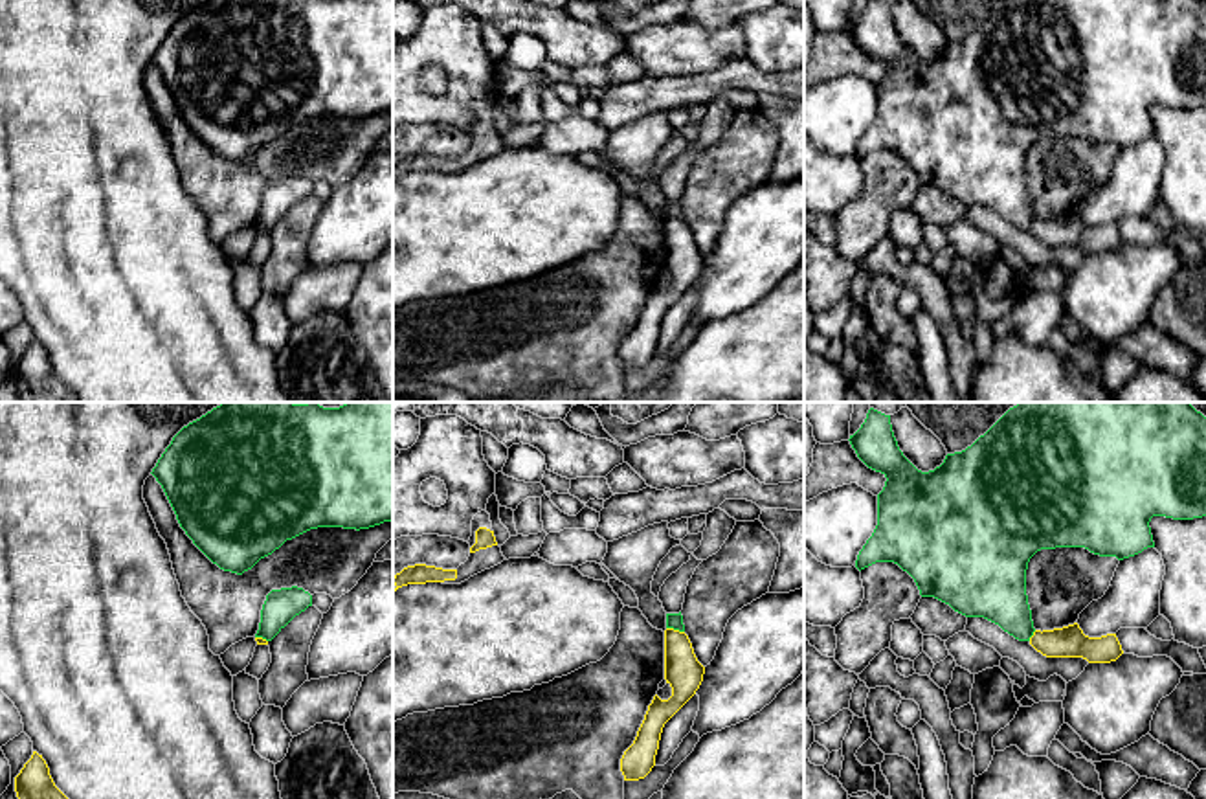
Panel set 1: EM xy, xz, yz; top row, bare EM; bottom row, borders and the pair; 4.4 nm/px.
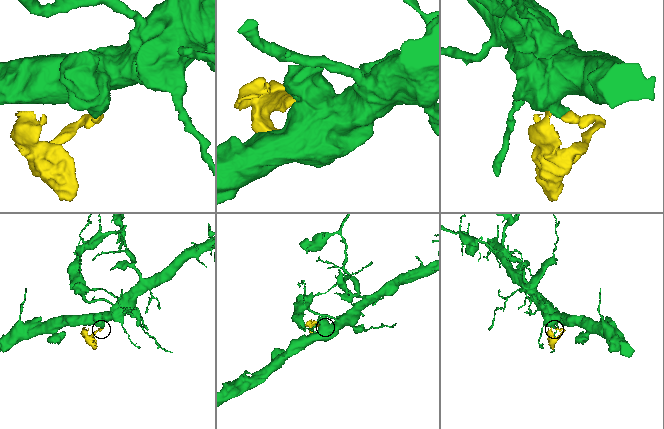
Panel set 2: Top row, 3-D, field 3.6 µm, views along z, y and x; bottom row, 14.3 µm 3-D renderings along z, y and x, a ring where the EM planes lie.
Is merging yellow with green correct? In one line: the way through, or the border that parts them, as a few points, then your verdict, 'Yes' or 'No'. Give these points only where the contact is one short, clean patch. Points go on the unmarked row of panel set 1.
Boundary: xz (667, 215), (683, 221). No

